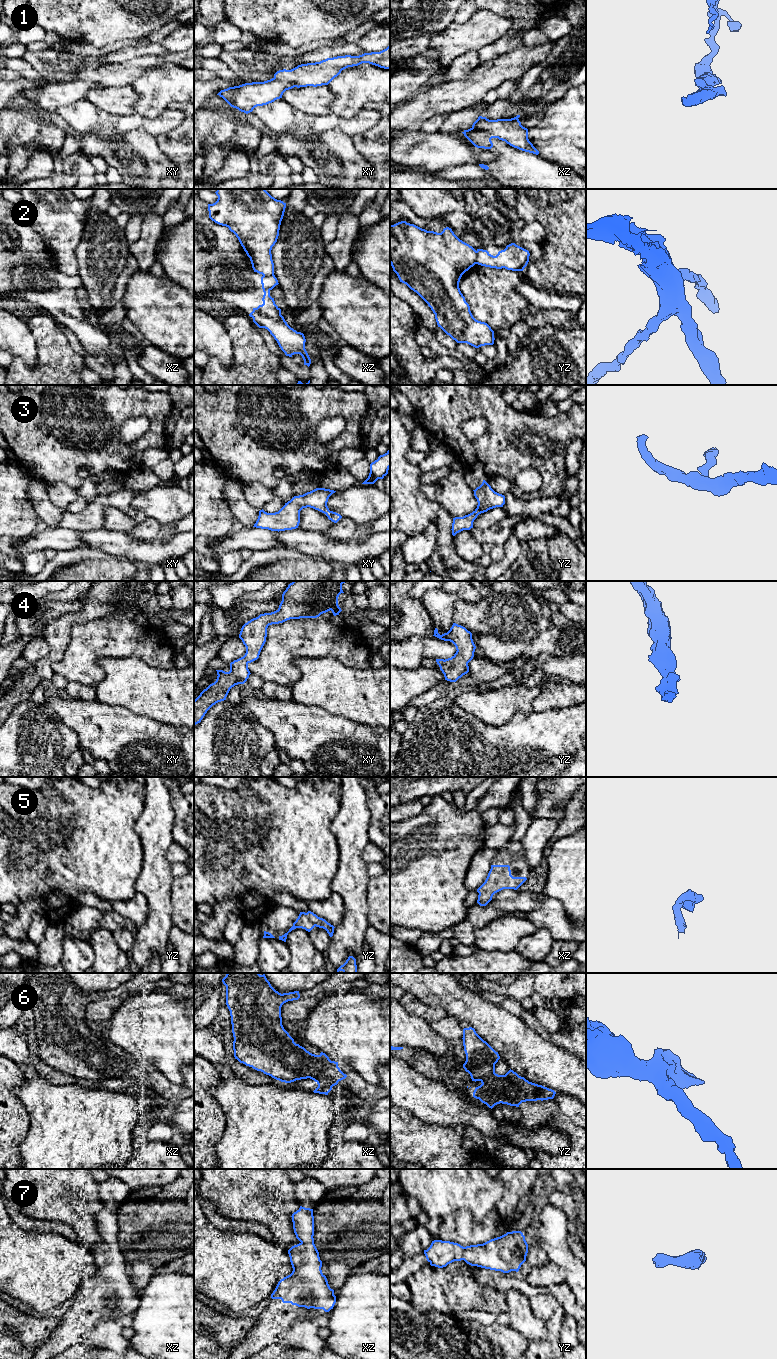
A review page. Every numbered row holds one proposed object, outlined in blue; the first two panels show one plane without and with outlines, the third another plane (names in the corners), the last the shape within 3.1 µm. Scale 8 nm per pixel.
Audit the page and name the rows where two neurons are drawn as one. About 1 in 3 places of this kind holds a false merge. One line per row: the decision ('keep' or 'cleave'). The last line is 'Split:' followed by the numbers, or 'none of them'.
1: cleave
2: cleave
3: keep
4: keep
5: keep
6: keep
7: keep
Split: 1, 2

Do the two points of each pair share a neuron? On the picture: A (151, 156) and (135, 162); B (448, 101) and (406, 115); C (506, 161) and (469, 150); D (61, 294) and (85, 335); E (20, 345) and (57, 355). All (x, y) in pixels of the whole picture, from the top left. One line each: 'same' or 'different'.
A: same
B: same
C: different
D: same
E: different

